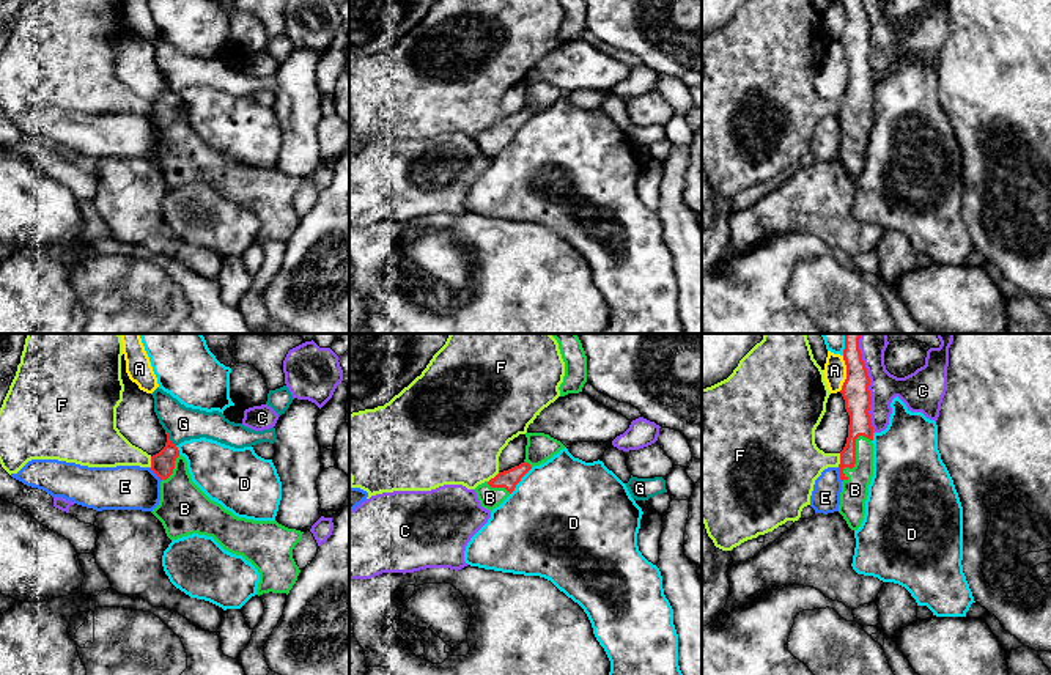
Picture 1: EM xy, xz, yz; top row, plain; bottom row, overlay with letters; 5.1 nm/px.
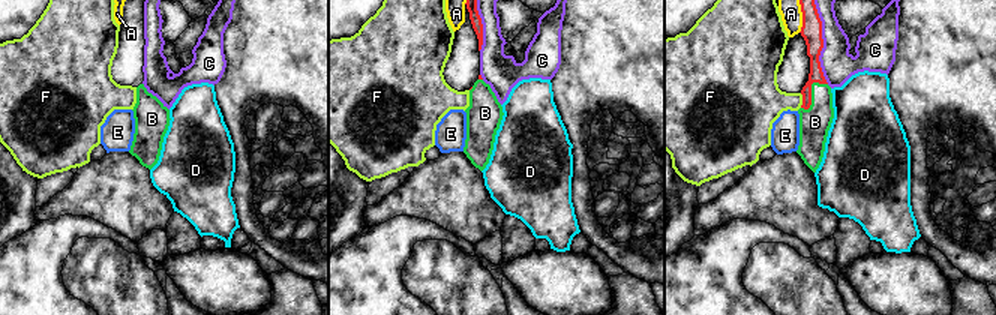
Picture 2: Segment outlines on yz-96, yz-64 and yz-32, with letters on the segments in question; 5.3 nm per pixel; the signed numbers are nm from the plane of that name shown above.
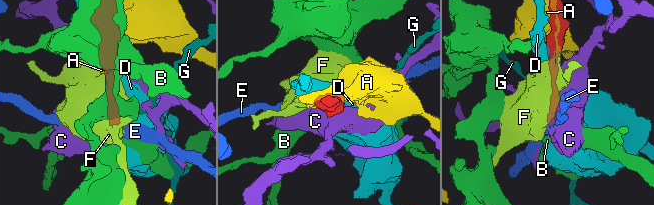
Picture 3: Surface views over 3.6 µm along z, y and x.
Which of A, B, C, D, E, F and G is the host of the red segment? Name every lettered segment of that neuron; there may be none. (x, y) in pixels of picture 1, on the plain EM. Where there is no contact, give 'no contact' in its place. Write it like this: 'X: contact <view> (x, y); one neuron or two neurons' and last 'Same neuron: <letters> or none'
A: contact yz (847, 21); two neurons
B: contact yz (855, 106); one neuron
C: contact yz (869, 40); two neurons
D: contact xz (519, 128); two neurons
E: contact yz (840, 121); two neurons
F: contact yz (840, 107); two neurons
G: contact xy (169, 85); two neurons
Same neuron: B

